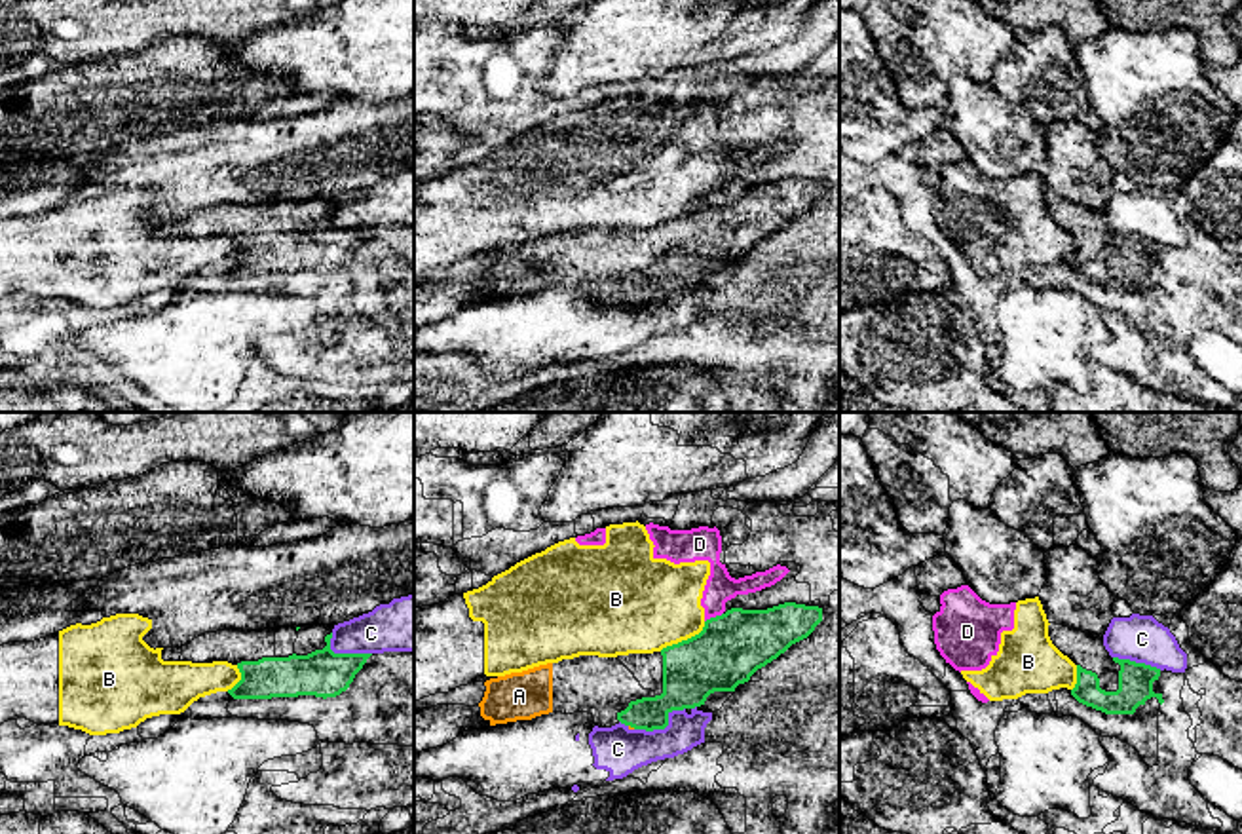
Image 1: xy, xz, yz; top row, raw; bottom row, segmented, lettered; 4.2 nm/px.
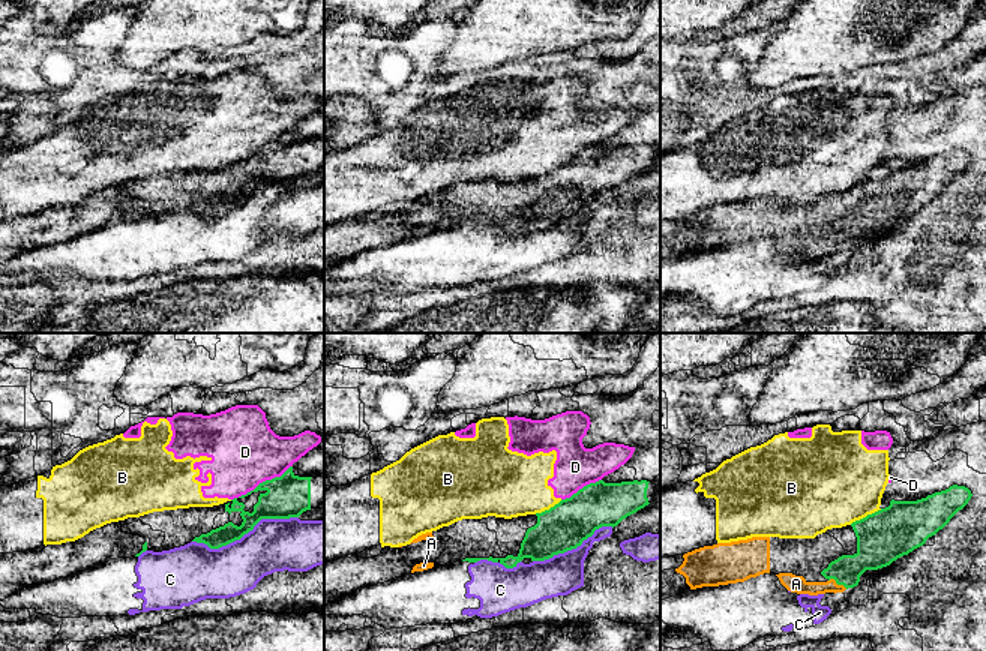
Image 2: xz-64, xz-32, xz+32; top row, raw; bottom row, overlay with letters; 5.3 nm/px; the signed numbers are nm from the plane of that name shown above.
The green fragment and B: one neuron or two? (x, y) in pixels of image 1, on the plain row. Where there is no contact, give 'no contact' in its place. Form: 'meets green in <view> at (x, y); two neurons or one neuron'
meets green in xz at (684, 215); two neurons

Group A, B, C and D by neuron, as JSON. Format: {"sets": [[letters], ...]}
{"sets": [["A"], ["B", "D"], ["C"]]}

